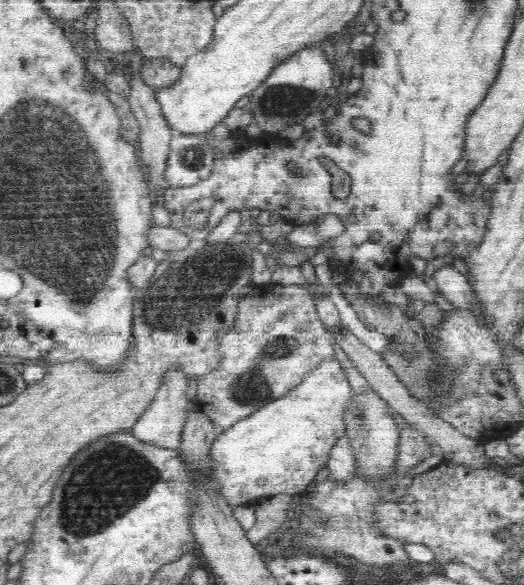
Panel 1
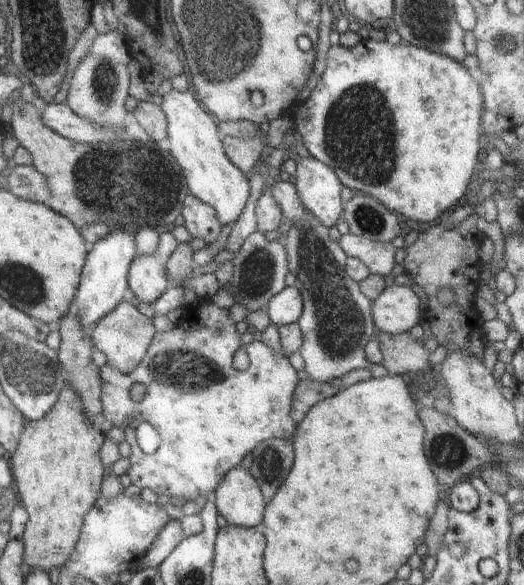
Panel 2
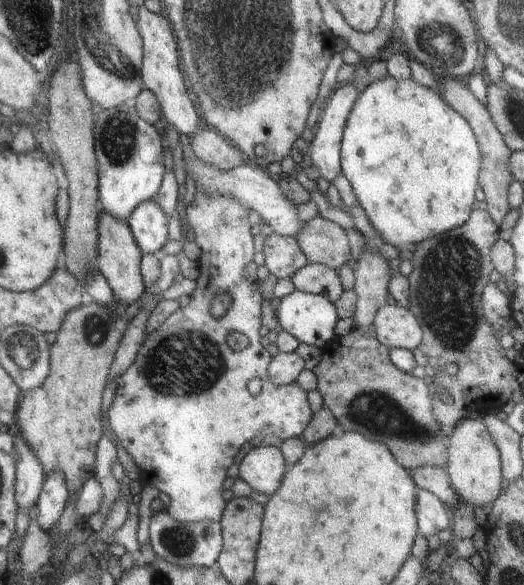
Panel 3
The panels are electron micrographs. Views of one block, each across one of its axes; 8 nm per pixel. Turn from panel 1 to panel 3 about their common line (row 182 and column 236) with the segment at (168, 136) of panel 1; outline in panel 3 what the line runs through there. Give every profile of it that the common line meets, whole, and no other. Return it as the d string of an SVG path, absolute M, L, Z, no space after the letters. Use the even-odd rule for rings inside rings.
M206 125L204 130L200 130L188 141L196 156L206 164L220 166L223 170L232 170L236 166L241 166L240 154L232 148L228 140L220 136L217 129L211 129Z

